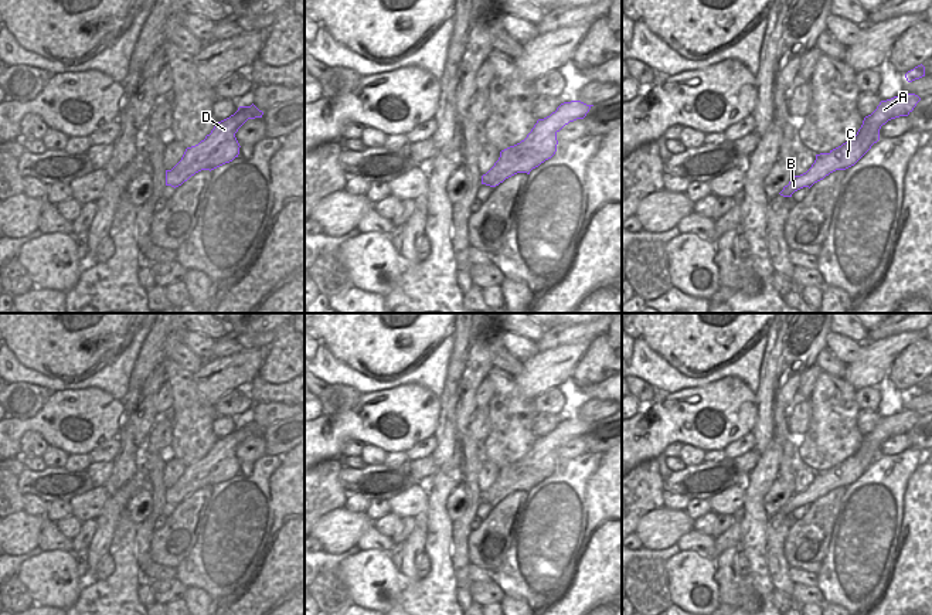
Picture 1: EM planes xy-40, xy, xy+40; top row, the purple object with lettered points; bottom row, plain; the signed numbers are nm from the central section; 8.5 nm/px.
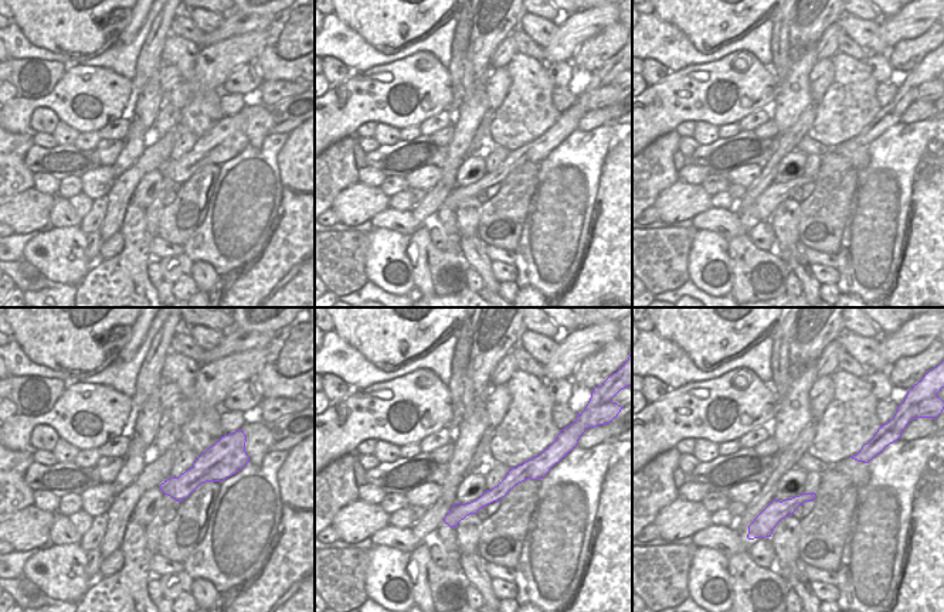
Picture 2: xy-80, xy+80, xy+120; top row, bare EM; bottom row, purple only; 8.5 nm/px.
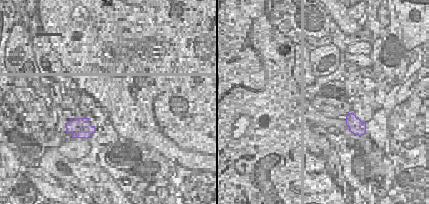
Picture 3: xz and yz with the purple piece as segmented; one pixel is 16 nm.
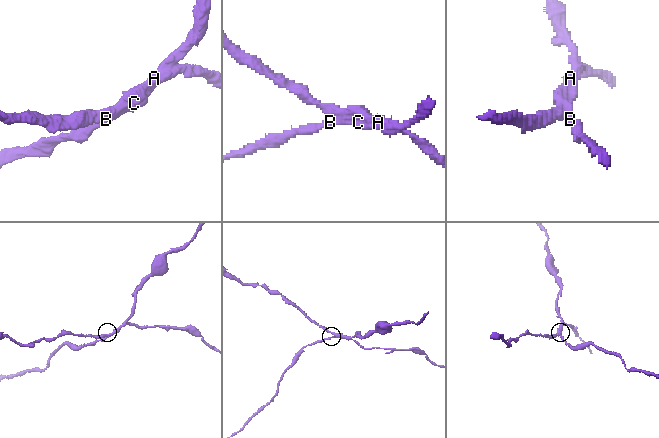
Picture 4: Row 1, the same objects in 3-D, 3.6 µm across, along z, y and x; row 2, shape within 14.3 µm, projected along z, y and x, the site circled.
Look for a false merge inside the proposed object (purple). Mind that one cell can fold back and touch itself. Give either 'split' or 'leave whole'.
split

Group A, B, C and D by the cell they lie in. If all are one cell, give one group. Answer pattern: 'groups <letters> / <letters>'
groups A D / B C

